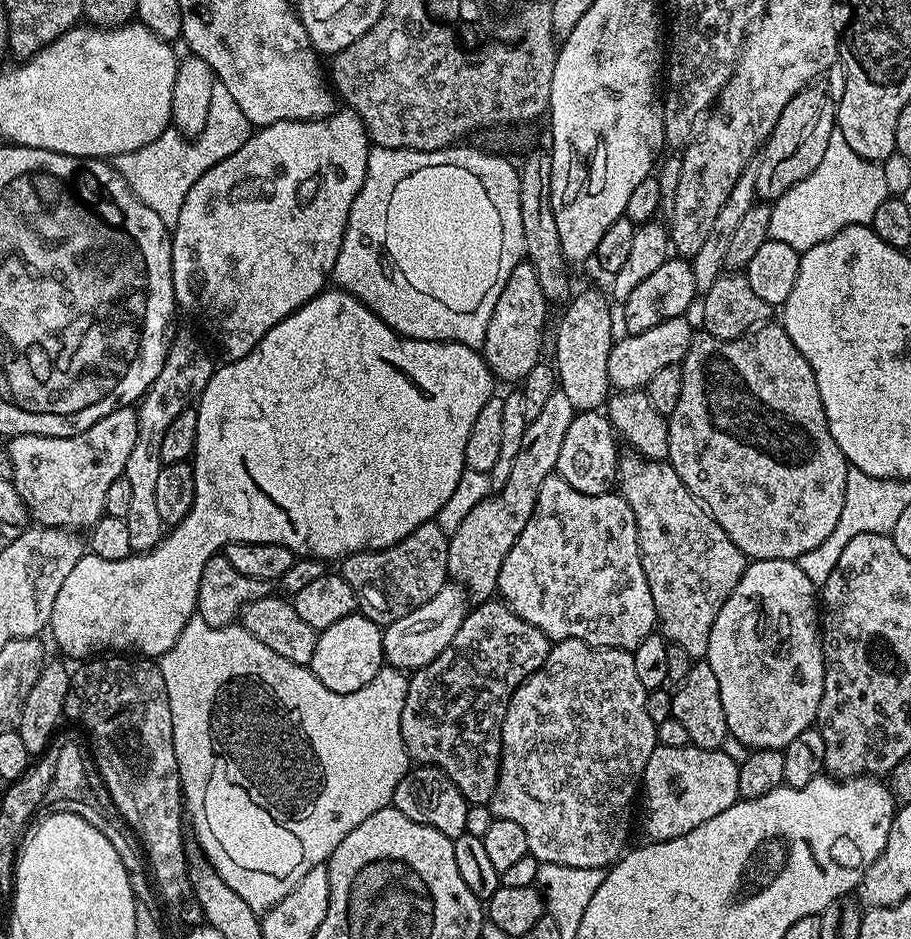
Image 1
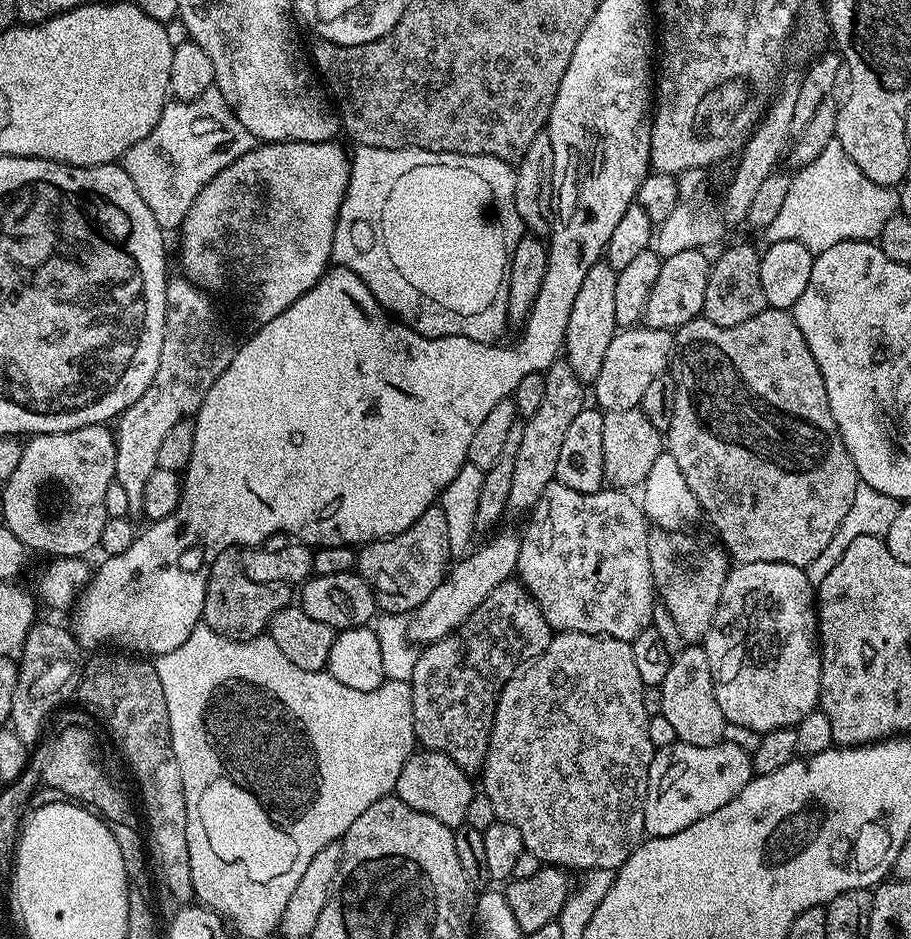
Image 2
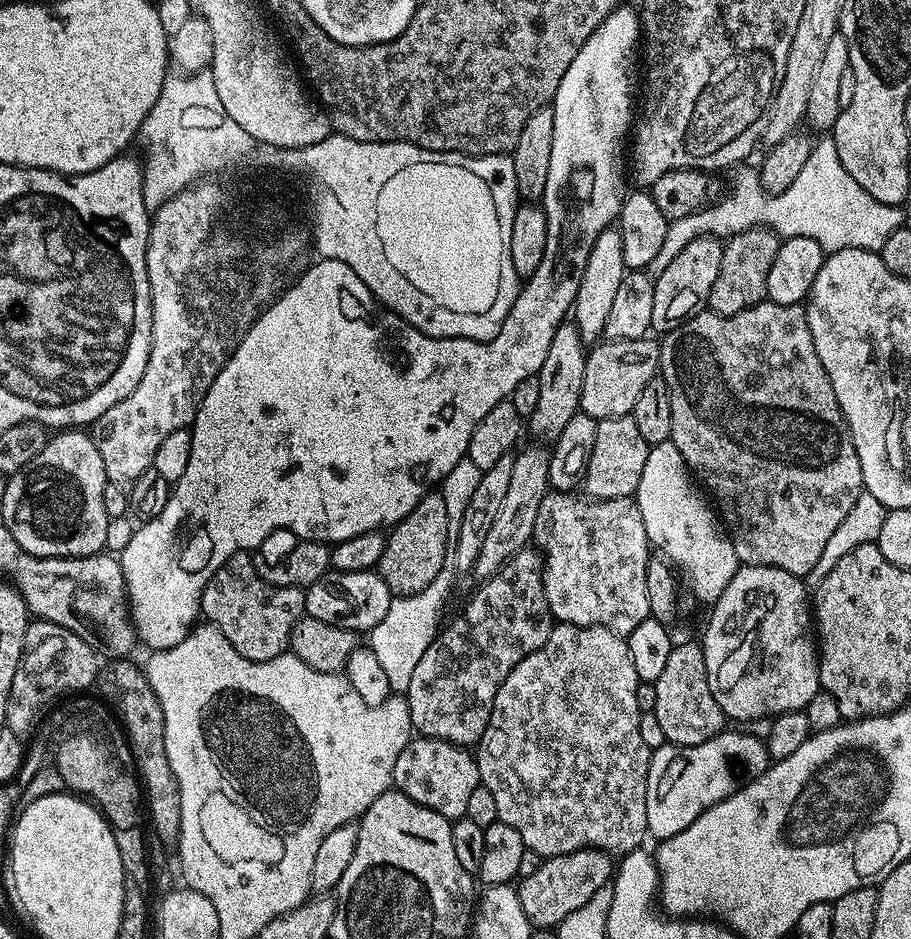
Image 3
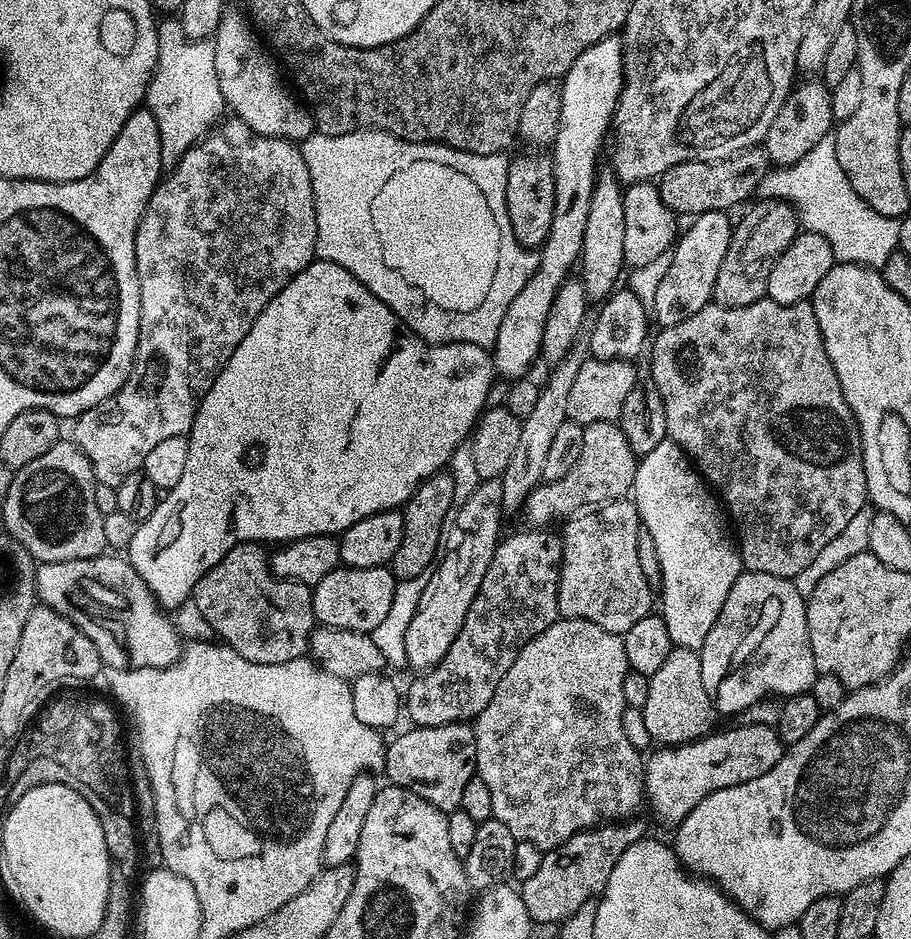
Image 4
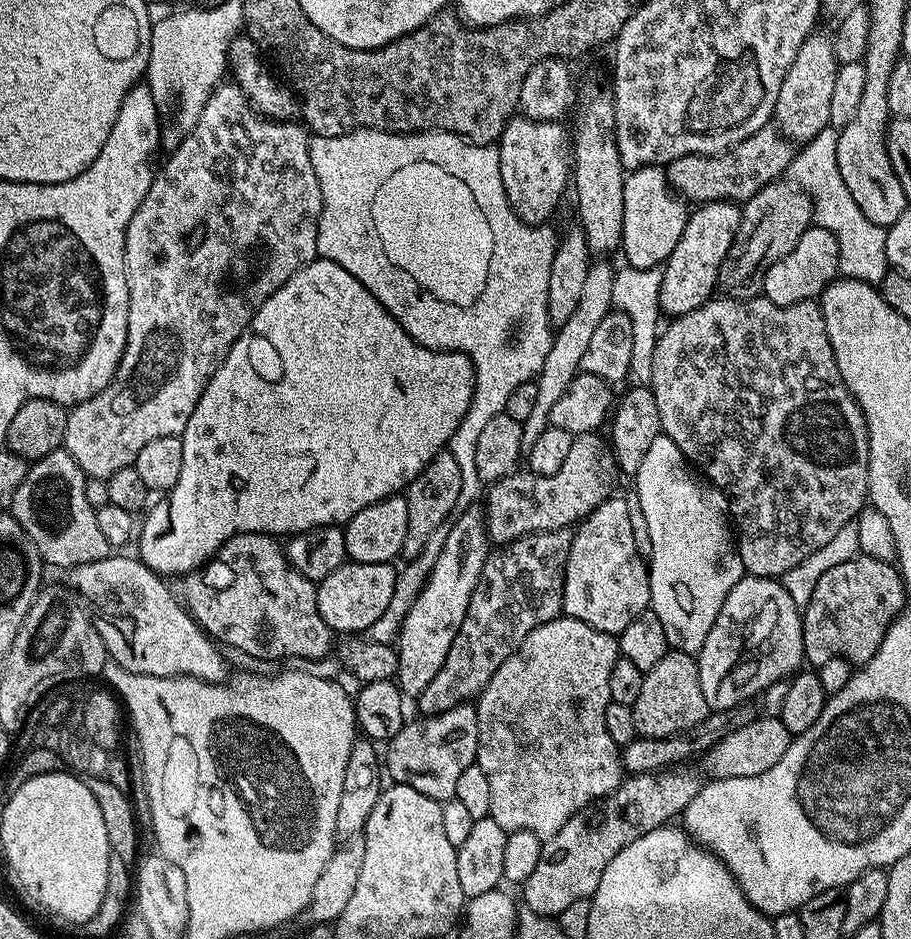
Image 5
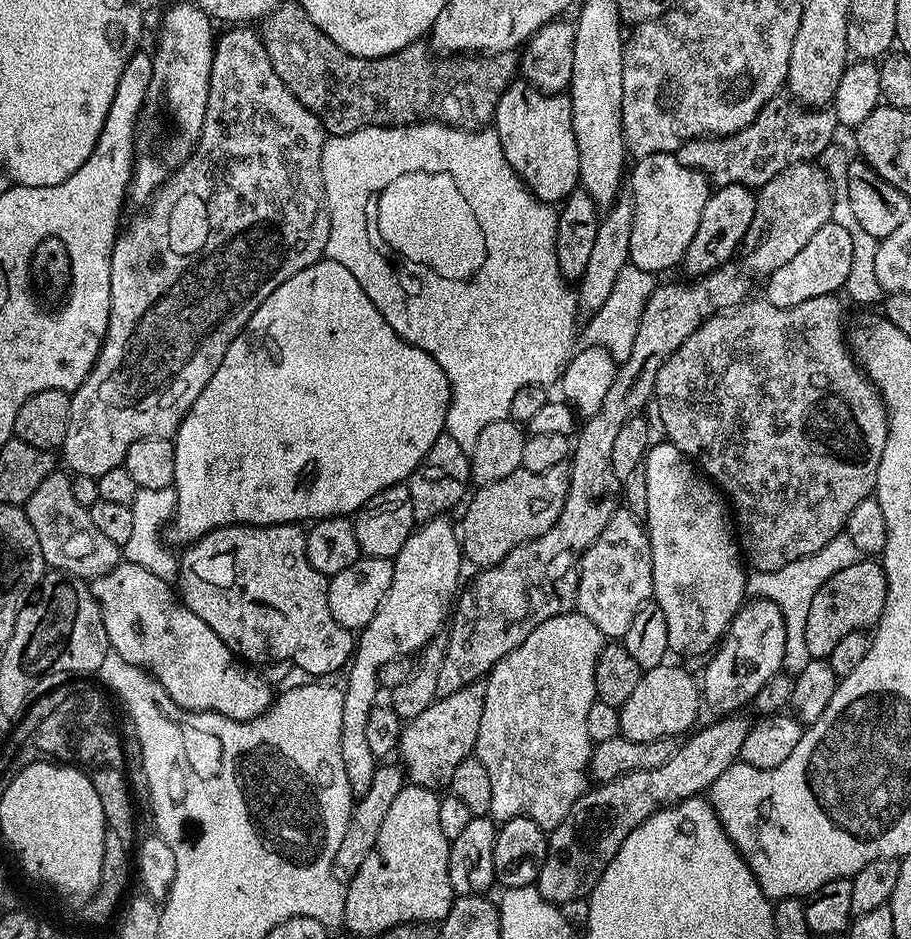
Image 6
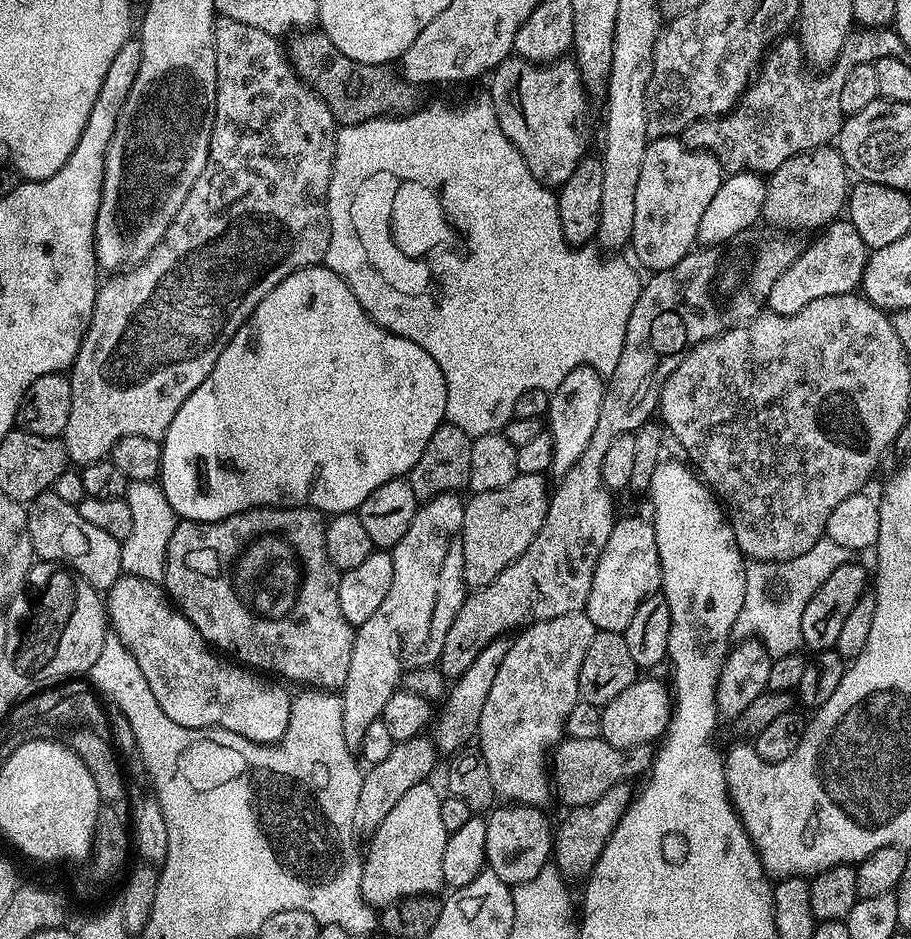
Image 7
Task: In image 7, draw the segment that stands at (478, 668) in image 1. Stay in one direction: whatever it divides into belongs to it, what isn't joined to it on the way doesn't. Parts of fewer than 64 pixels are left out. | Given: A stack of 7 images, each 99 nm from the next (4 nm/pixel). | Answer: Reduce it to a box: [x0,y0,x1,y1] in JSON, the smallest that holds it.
[438,226,802,678]

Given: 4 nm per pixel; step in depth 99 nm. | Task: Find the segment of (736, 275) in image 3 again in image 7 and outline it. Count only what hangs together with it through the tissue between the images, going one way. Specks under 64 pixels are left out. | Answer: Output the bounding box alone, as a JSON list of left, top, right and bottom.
[763,146,850,230]

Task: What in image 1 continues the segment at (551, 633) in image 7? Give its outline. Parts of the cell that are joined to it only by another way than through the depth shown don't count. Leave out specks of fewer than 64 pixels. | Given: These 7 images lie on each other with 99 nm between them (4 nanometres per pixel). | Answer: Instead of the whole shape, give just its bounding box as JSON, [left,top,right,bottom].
[490,640,658,869]

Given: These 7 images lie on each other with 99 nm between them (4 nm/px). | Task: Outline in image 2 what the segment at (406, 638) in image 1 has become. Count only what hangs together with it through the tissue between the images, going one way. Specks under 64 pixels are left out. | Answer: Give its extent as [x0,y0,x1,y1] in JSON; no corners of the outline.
[408,532,520,646]

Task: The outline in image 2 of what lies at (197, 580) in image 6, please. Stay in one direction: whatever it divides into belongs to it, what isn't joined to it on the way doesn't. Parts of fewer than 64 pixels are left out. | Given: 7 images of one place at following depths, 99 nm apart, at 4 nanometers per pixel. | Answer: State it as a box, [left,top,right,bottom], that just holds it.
[203,548,294,640]

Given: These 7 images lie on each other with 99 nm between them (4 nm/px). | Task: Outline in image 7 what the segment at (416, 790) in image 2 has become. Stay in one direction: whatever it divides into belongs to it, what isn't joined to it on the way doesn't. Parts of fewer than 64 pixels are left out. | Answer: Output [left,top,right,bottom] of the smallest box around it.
[430,638,512,753]

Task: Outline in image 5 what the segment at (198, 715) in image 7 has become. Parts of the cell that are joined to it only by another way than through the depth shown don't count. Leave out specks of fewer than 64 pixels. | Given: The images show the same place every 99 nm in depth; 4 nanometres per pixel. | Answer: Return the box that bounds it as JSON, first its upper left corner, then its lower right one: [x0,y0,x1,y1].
[67,554,228,684]

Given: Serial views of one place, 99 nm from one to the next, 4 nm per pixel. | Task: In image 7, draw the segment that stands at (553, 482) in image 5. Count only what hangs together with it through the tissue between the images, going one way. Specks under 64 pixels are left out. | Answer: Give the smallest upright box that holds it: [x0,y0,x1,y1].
[462,474,550,590]

